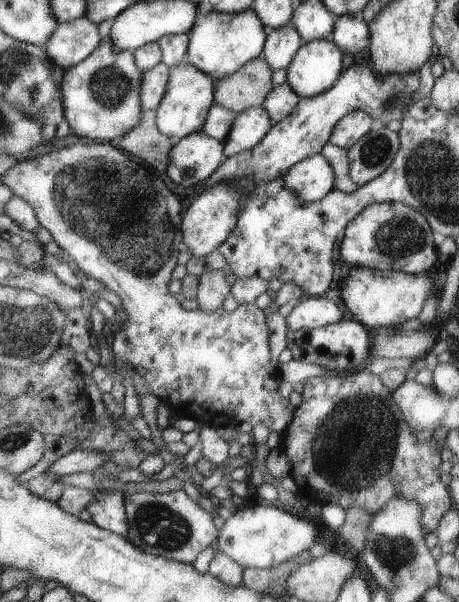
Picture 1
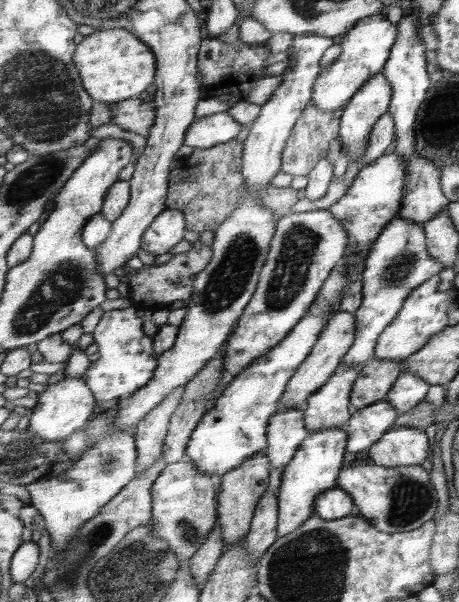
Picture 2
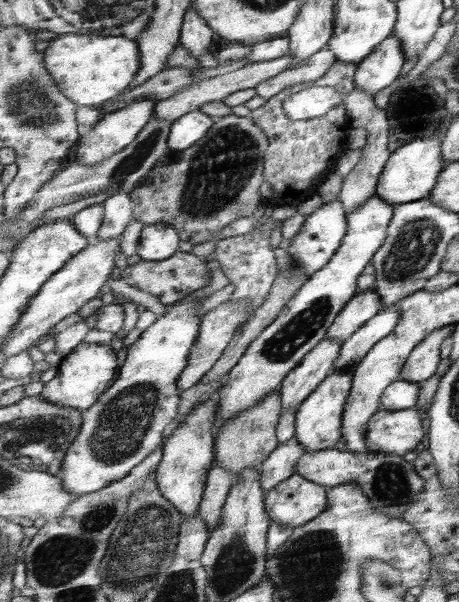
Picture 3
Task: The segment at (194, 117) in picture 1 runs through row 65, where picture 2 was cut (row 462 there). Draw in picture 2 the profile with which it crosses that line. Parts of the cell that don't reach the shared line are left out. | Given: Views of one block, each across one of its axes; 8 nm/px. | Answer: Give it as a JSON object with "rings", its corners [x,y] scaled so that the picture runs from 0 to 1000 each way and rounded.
{"rings":[[[416,764],[366,772],[342,794],[333,812],[336,854],[329,874],[336,890],[364,897],[394,934],[420,927],[475,874],[475,829],[484,799],[479,789],[442,789],[440,781]]]}

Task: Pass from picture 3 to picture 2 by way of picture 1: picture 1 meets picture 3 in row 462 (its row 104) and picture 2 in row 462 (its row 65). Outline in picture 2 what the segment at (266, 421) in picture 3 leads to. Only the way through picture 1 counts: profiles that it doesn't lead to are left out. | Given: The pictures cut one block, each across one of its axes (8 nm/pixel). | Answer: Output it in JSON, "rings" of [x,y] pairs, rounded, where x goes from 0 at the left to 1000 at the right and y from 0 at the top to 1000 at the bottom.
{"rings":[[[577,748],[558,751],[556,757],[521,774],[521,779],[505,781],[484,792],[484,814],[475,829],[475,872],[495,909],[525,900],[545,887],[562,841],[586,814],[590,779],[588,762],[580,757]]]}

